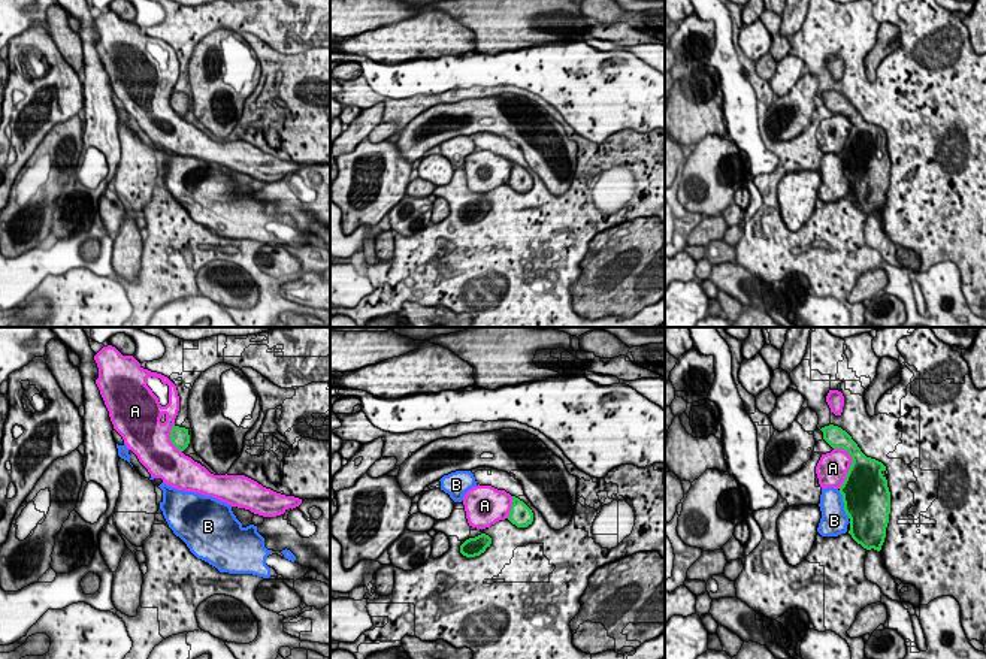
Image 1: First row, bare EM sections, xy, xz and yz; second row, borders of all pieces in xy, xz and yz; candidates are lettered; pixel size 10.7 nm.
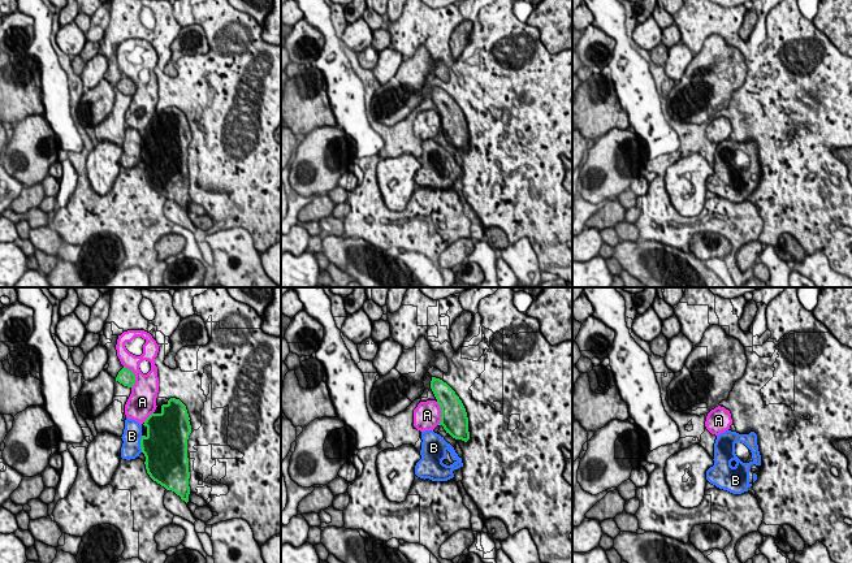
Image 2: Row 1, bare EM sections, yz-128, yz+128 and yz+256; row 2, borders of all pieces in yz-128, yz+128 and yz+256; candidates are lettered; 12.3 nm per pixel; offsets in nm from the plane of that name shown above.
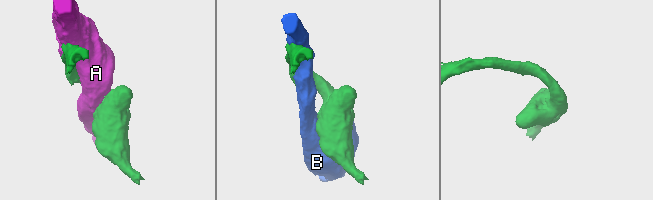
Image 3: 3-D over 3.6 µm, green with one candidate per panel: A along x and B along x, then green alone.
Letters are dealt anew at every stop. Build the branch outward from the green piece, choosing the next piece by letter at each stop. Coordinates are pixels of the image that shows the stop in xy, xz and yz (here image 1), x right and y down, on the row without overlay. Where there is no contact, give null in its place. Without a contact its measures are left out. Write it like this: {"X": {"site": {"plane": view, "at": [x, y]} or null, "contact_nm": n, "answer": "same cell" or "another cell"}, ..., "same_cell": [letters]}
{"A": {"site": {"plane": "yz", "at": [852, 129]}, "contact_nm": 460, "answer": "another cell"}, "B": {"site": {"plane": "yz", "at": [844, 169]}, "contact_nm": 320, "answer": "another cell"}, "same_cell": []}

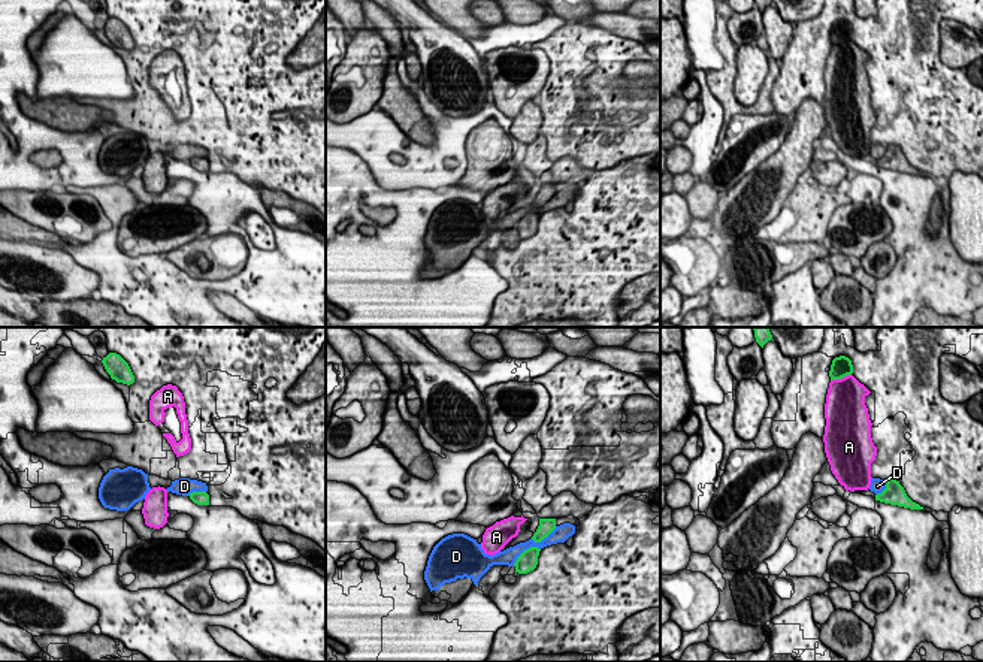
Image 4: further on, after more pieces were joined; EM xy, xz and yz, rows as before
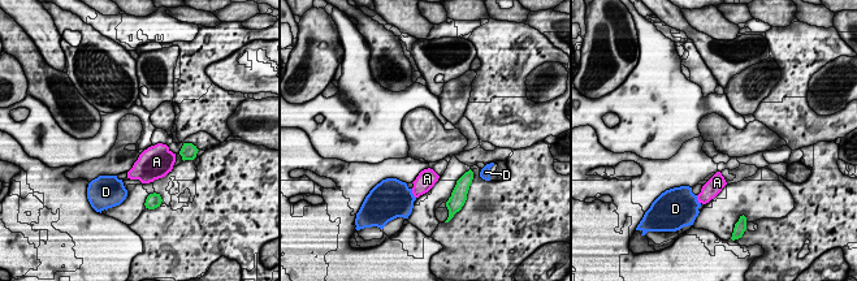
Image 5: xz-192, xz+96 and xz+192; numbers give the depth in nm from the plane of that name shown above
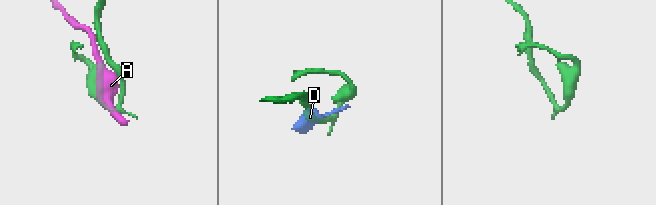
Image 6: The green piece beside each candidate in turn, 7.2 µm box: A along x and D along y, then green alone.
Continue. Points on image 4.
{"A": {"site": {"plane": "yz", "at": [840, 44]}, "contact_nm": 240, "answer": "another cell"}, "D": {"site": {"plane": "xz", "at": [525, 215]}, "contact_nm": 360, "answer": "another cell"}, "same_cell": []}

